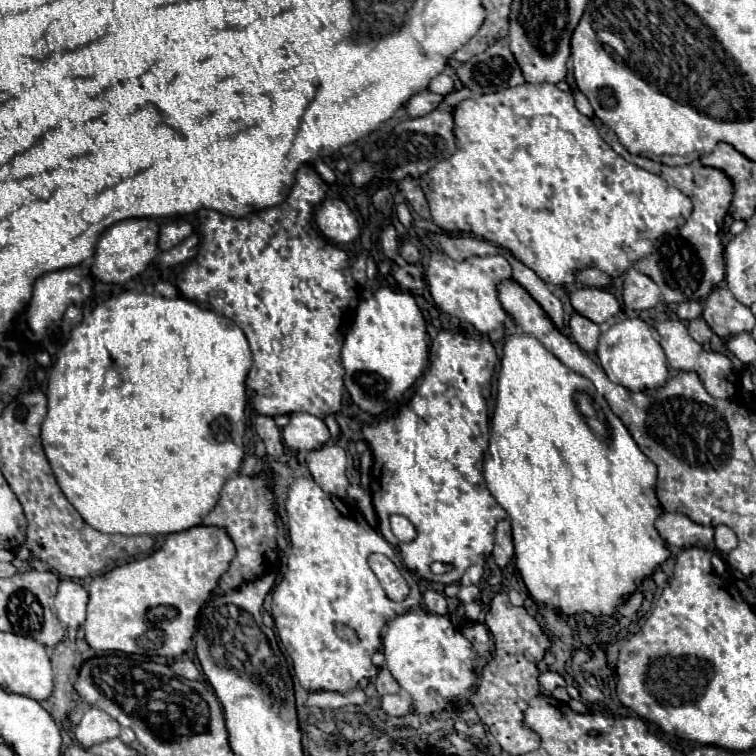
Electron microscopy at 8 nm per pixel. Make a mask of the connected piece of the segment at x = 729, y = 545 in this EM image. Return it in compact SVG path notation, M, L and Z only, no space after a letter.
M716 526L714 542L716 542L716 548L718 548L720 552L730 552L730 550L736 548L738 538L736 538L736 534L734 534L728 526Z

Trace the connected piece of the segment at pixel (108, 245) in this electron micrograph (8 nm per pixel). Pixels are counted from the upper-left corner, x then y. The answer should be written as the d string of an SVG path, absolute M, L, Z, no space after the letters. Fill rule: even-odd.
M124 220L110 226L96 244L96 254L90 266L94 280L106 284L124 284L136 278L152 264L158 252L158 224L154 220Z

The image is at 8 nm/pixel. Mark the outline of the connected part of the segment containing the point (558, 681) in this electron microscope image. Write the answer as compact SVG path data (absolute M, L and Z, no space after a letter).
M542 672L542 674L538 677L539 685L542 688L546 688L546 690L554 690L554 688L558 688L558 686L566 686L566 682L564 682L564 678L560 676L560 674L556 674L556 672Z

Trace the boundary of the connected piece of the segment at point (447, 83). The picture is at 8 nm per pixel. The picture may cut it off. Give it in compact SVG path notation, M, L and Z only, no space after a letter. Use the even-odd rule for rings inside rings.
M438 74L438 76L430 82L428 90L432 90L434 94L448 96L448 94L454 90L454 82L452 82L452 78L450 78L450 76L446 76L446 74Z

